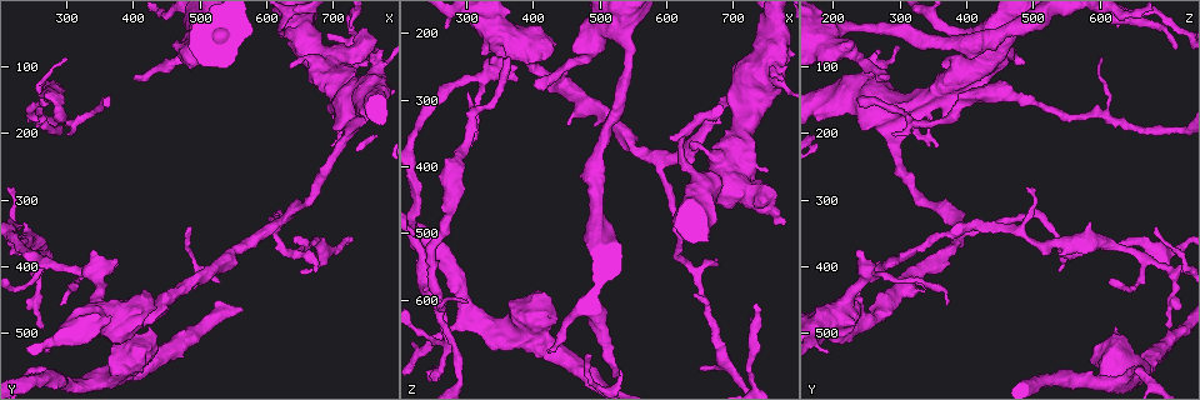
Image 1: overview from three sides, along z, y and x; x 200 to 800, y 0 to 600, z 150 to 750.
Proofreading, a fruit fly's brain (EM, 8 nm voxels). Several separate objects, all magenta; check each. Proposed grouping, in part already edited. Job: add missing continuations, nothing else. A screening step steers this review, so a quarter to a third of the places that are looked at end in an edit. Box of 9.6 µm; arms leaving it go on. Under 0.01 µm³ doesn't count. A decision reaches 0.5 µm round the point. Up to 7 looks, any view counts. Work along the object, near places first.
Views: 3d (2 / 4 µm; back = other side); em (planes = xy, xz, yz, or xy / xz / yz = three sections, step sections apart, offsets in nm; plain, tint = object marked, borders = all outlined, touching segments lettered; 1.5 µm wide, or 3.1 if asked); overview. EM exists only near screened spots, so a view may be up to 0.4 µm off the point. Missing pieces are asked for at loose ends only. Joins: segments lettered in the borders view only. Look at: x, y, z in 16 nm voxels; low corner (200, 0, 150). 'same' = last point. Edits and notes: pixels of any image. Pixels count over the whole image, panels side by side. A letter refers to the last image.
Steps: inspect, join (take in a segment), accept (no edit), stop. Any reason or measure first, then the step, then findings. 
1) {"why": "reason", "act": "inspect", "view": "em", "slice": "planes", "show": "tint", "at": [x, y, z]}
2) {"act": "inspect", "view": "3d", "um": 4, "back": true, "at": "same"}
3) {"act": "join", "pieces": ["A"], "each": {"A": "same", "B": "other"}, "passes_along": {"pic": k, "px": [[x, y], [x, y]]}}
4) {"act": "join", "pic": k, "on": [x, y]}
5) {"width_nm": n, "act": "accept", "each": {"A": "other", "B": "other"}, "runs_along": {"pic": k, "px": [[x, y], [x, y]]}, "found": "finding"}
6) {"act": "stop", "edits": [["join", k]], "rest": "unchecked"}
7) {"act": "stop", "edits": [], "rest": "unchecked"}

{"why": "tapers out", "act": "inspect", "view": "3d", "um": 2, "at": [360, 150, 240]}

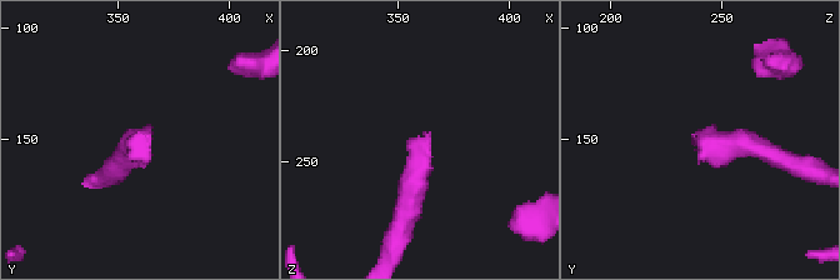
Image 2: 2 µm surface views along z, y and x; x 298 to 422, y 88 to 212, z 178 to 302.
{"act": "inspect", "view": "em", "slice": "planes", "show": "plain", "at": [363, 148, 236]}

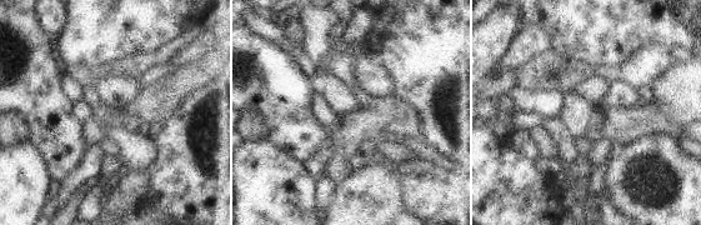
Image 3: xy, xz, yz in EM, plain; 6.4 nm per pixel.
{"act": "inspect", "view": "em", "slice": "planes", "show": "borders", "at": "same"}

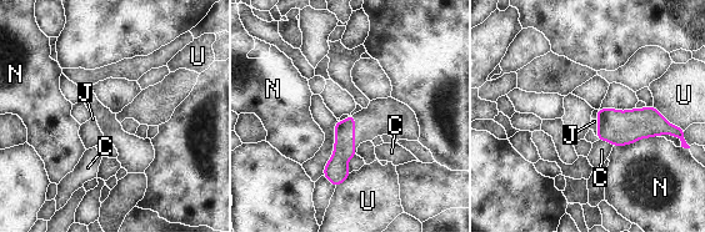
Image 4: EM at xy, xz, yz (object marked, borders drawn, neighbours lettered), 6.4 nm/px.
{"width_nm": 130, "act": "join", "pieces": ["J"], "each": {"C": "other", "J": "same", "N": "other", "U": "other"}, "found": "the cell continues"}

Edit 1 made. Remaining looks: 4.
{"why": "an open end", "act": "inspect", "view": "em", "slice": "planes", "show": "borders", "at": [265, 525, 190]}

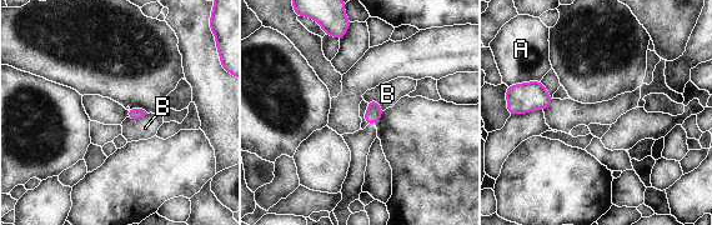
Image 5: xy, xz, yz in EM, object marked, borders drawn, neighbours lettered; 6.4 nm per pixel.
{"act": "accept", "each": {"A": "other", "B": "other"}, "found": "no lettered segment goes on from it"}

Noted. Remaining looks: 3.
{"why": "free end", "act": "inspect", "view": "3d", "um": 4, "at": [525, 75, 715]}

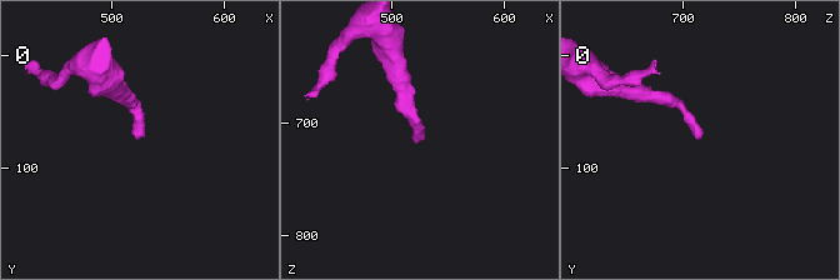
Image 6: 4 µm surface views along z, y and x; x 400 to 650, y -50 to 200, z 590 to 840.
{"act": "inspect", "view": "em", "slice": "planes", "show": "borders", "at": [524, 76, 716]}

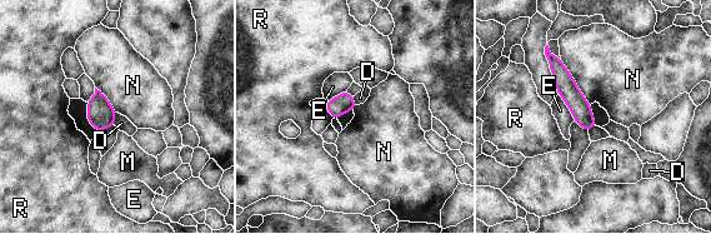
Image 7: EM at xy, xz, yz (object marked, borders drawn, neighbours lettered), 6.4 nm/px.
{"act": "accept", "each": {"D": "other", "E": "other", "M": "other", "N": "other", "R": "other"}, "border": {"pic": 7, "px": [[325, 108], [334, 118]]}, "found": "no lettered segment goes on from it"}

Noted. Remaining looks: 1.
{"act": "stop", "edits": [["join", 4]], "rest": "unchecked"}

